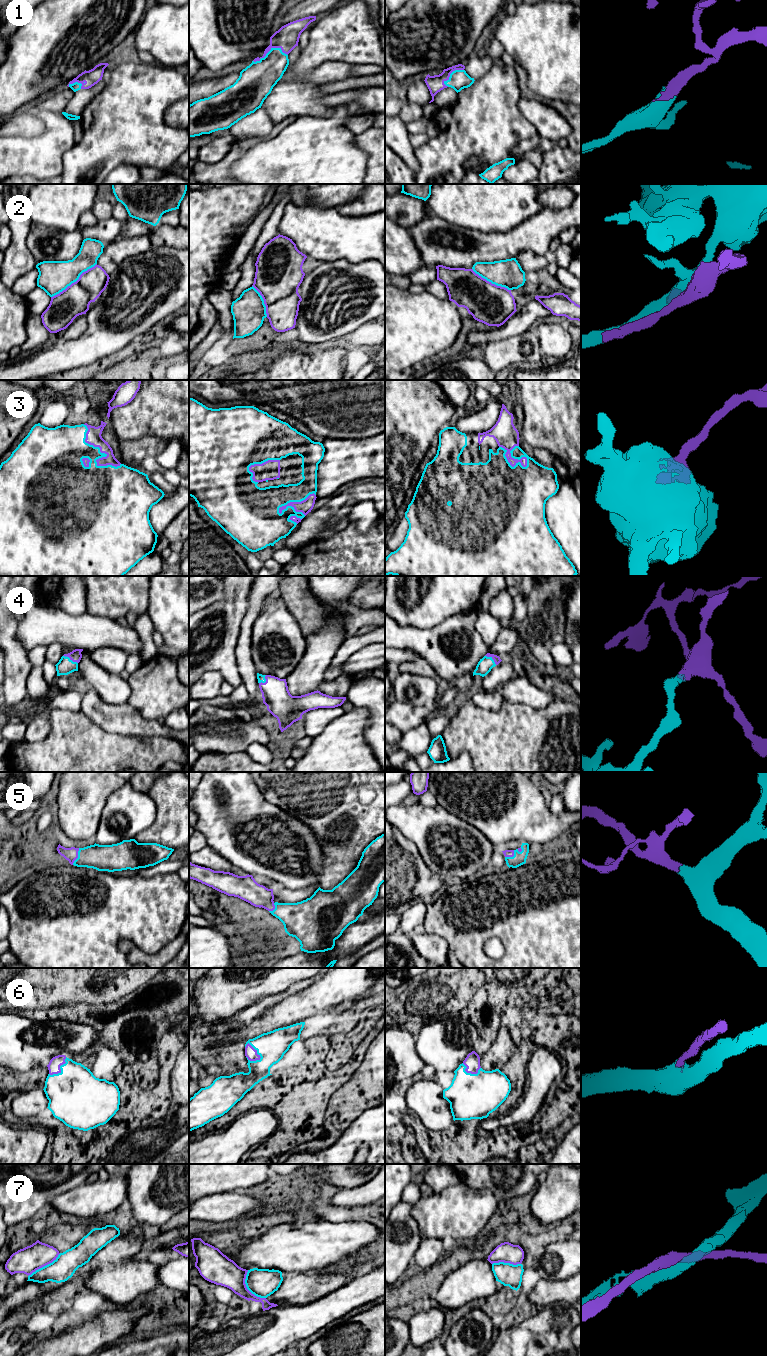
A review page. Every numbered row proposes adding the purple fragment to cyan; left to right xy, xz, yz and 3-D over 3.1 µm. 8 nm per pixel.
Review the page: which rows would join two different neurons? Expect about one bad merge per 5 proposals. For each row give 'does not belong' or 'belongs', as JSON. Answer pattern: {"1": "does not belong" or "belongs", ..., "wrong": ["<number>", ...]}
{"1": "belongs", "2": "belongs", "3": "belongs", "4": "belongs", "5": "belongs", "6": "belongs", "7": "does not belong", "wrong": ["7"]}

